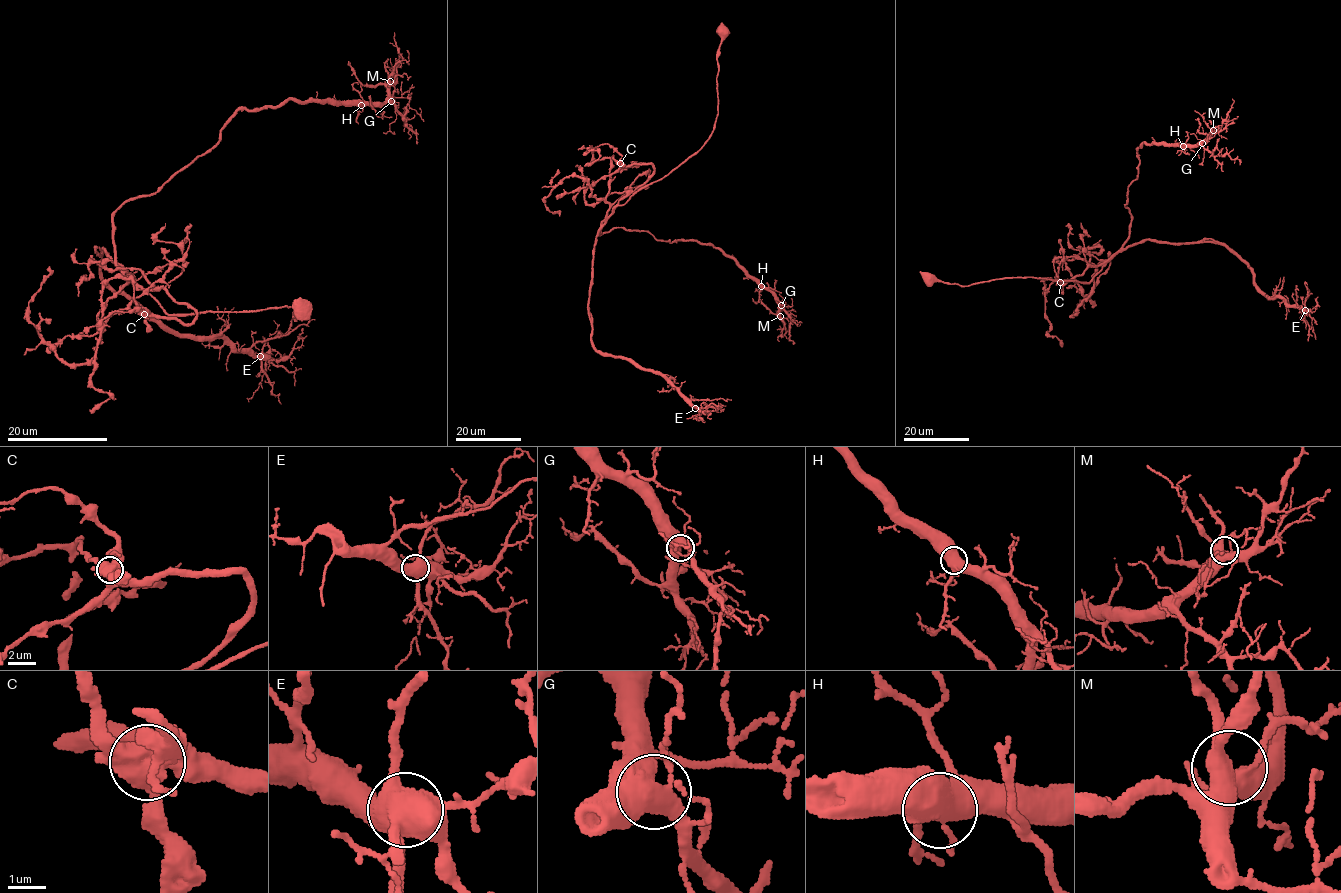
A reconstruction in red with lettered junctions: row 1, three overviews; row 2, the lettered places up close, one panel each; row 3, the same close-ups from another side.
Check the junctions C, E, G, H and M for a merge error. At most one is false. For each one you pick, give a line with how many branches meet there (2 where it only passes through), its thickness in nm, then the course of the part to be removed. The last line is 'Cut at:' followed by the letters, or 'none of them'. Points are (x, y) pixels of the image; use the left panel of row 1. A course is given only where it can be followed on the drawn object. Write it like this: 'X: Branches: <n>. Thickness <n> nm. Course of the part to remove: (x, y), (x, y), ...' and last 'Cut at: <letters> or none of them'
C: Branches: 4. Thickness 650 nm. Course of the part to remove: (145, 314), (128, 273), (123, 287), (113, 214), (205, 154), (238, 110), (382, 102), (396, 78), (394, 32)
Cut at: C

